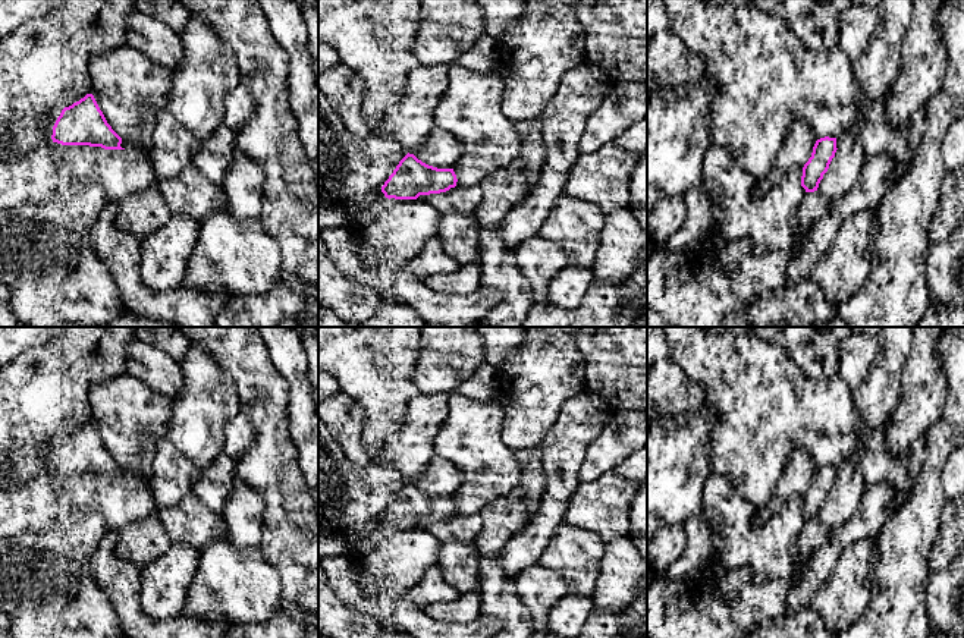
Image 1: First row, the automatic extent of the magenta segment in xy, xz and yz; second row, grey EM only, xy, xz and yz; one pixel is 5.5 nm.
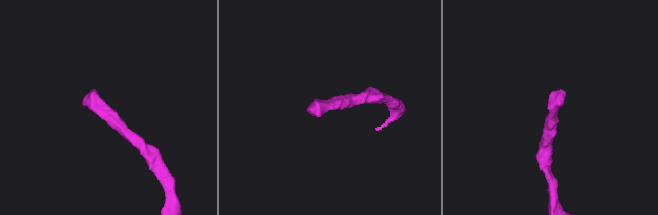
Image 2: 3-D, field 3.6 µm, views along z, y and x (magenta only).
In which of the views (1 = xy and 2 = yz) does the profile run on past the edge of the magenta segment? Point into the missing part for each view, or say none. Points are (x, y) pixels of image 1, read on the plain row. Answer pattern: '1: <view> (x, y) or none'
1: xy (49, 450)
2: none

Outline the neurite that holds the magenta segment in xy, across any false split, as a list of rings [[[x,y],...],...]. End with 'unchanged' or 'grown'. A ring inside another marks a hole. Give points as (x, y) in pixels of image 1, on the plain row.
[[[92,422],[69,436],[57,436],[43,450],[43,459],[62,474],[90,474],[125,478],[122,466],[107,452]]]; grown

